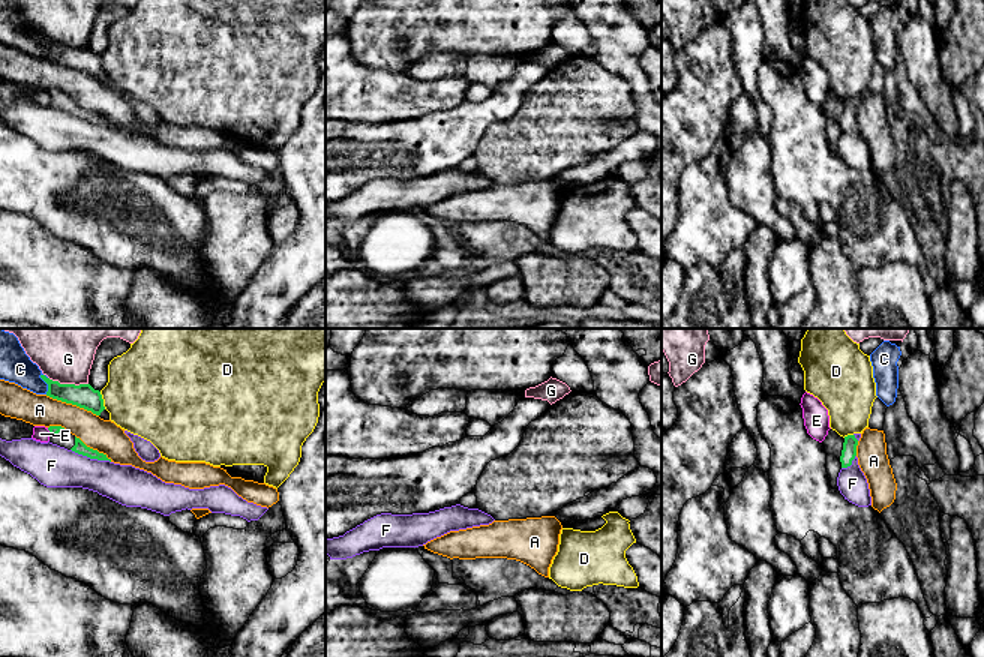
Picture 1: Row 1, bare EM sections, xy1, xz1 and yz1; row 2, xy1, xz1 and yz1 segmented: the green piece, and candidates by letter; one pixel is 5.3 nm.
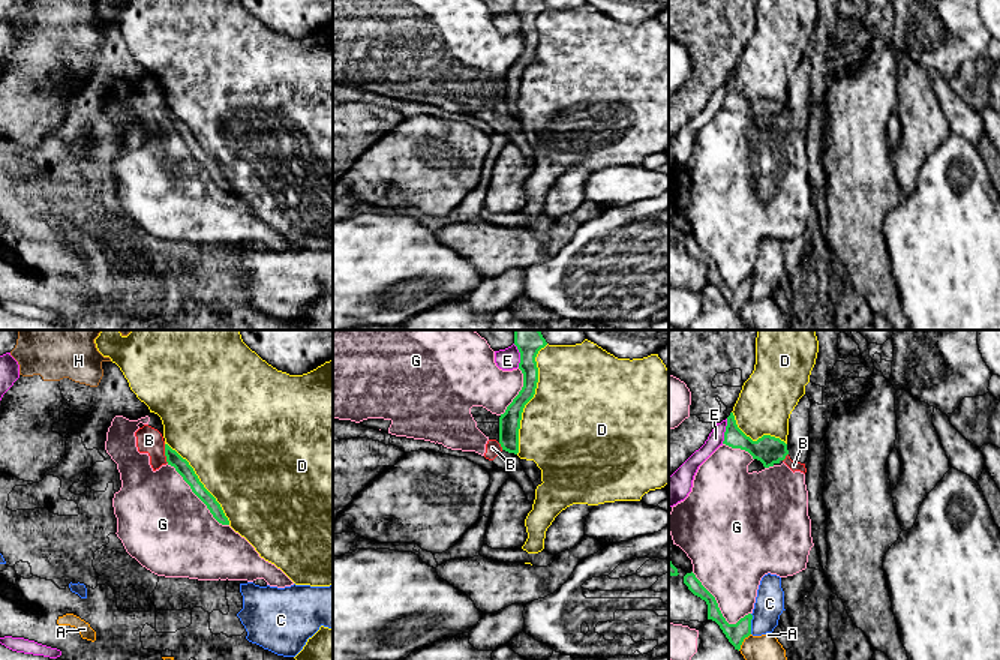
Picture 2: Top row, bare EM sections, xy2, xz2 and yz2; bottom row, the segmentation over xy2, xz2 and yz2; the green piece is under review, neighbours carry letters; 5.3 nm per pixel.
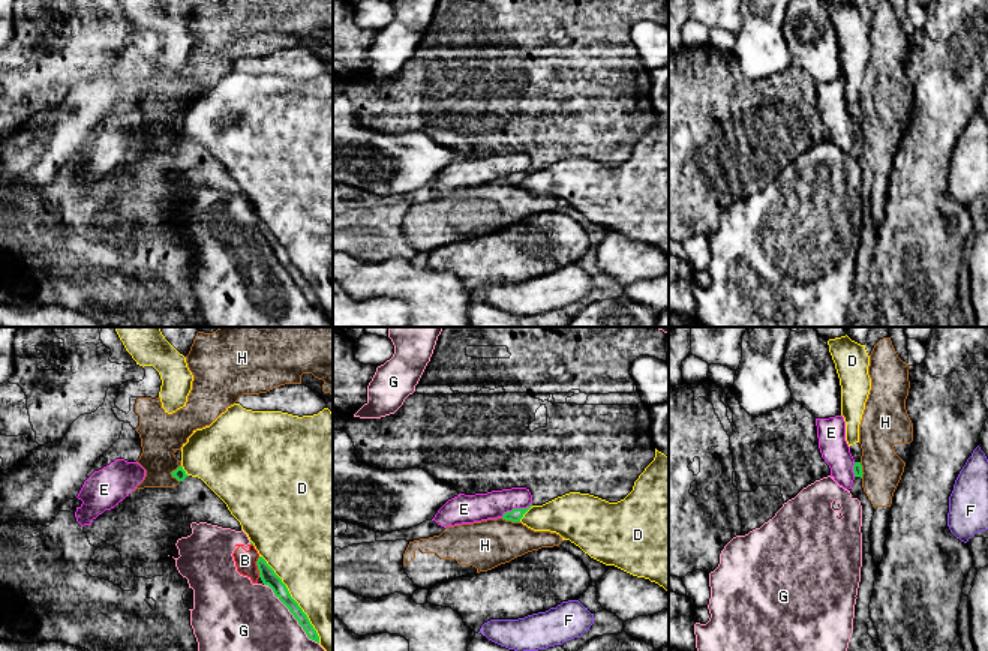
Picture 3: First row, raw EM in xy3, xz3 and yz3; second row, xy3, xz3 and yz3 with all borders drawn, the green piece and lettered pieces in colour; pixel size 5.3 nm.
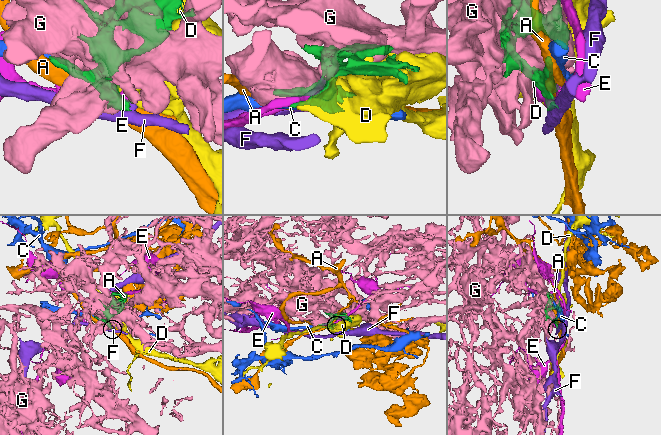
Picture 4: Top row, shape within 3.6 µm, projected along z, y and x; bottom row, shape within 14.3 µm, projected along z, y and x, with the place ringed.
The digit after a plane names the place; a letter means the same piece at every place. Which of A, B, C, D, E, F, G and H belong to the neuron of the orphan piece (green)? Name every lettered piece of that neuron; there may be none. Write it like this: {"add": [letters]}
{"add": ["F"]}

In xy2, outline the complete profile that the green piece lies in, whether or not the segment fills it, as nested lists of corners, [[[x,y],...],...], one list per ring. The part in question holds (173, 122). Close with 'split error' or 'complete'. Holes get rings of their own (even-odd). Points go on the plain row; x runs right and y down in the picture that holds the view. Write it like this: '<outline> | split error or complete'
[[[165,108],[165,120],[168,129],[174,130],[175,135],[183,141],[183,144],[190,150],[192,156],[207,170],[213,182],[222,188],[229,189],[228,182],[225,180],[220,168],[216,162],[204,152],[195,138],[193,132],[186,123],[183,123],[175,114]]] | complete

